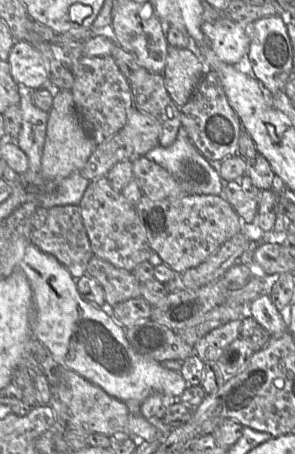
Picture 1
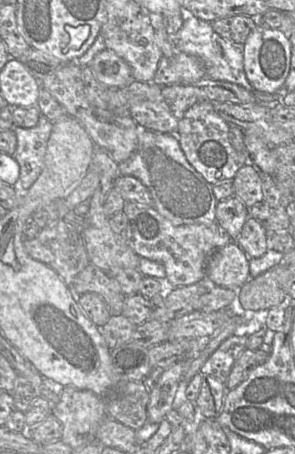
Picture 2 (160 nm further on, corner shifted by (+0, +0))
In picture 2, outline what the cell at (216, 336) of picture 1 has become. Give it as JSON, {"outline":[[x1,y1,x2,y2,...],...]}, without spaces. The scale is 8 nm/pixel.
{"outline":[[232,335,223,341,202,366,202,375,213,376,225,384,235,360,246,349,246,339,245,335]]}

